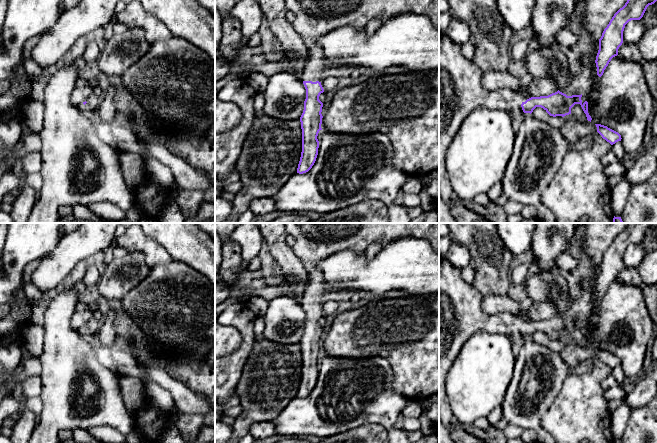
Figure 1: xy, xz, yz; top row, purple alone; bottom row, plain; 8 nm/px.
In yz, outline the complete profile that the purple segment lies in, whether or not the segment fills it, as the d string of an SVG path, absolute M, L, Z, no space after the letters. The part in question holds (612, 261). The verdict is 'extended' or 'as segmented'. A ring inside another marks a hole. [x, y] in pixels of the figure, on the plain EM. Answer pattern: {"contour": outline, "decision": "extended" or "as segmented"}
{"contour": "M628 223L612 241L599 263L599 274L596 280L597 299L601 301L611 283L618 279L623 267L625 249L631 244L640 244L647 231L657 223Z", "decision": "as segmented"}

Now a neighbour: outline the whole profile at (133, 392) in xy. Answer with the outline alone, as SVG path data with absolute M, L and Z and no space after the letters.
M121 376L119 386L127 410L133 414L147 398L143 383L131 376Z

